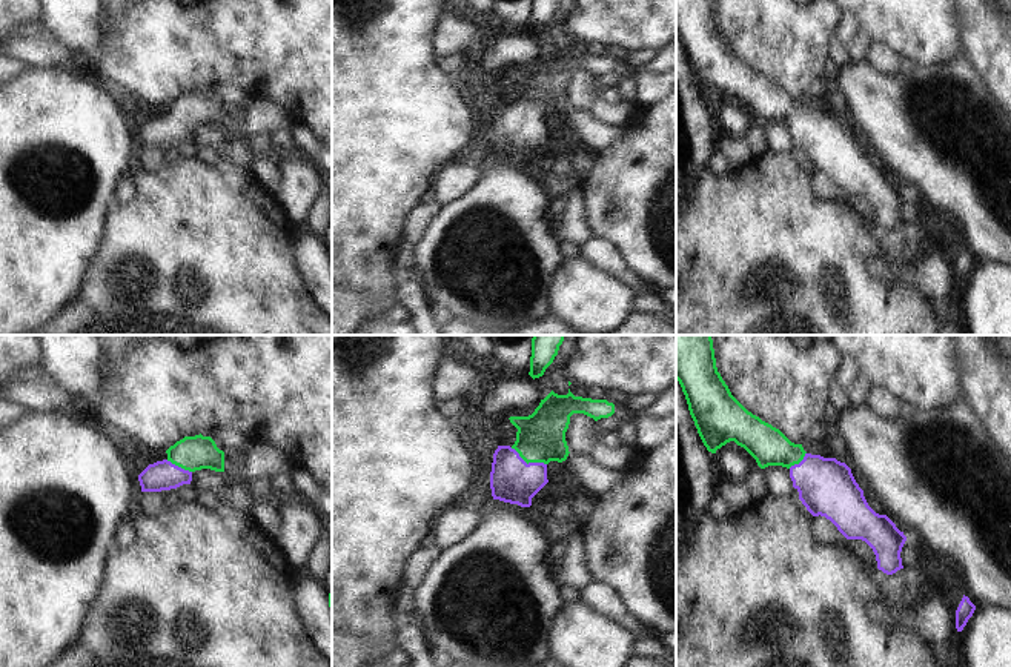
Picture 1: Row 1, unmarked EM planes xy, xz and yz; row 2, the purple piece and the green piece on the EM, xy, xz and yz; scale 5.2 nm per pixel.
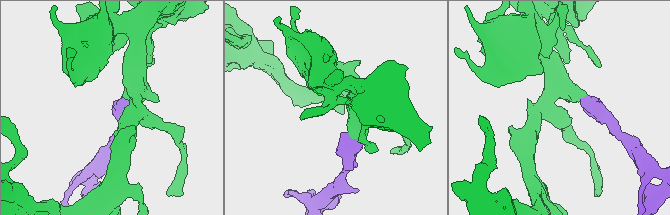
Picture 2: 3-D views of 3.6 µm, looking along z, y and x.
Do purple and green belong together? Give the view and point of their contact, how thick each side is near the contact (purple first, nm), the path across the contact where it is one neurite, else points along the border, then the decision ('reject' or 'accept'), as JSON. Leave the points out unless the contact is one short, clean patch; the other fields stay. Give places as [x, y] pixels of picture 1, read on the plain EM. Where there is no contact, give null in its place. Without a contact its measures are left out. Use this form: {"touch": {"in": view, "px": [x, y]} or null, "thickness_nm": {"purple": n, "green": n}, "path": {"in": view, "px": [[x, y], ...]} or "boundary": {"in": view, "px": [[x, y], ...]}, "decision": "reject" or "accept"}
{"touch": {"in": "xz", "px": [529, 119]}, "thickness_nm": {"purple": 240, "green": 260}, "path": {"in": "xz", "px": [[512, 136], [529, 119], [529, 111], [541, 92]]}, "decision": "accept"}

